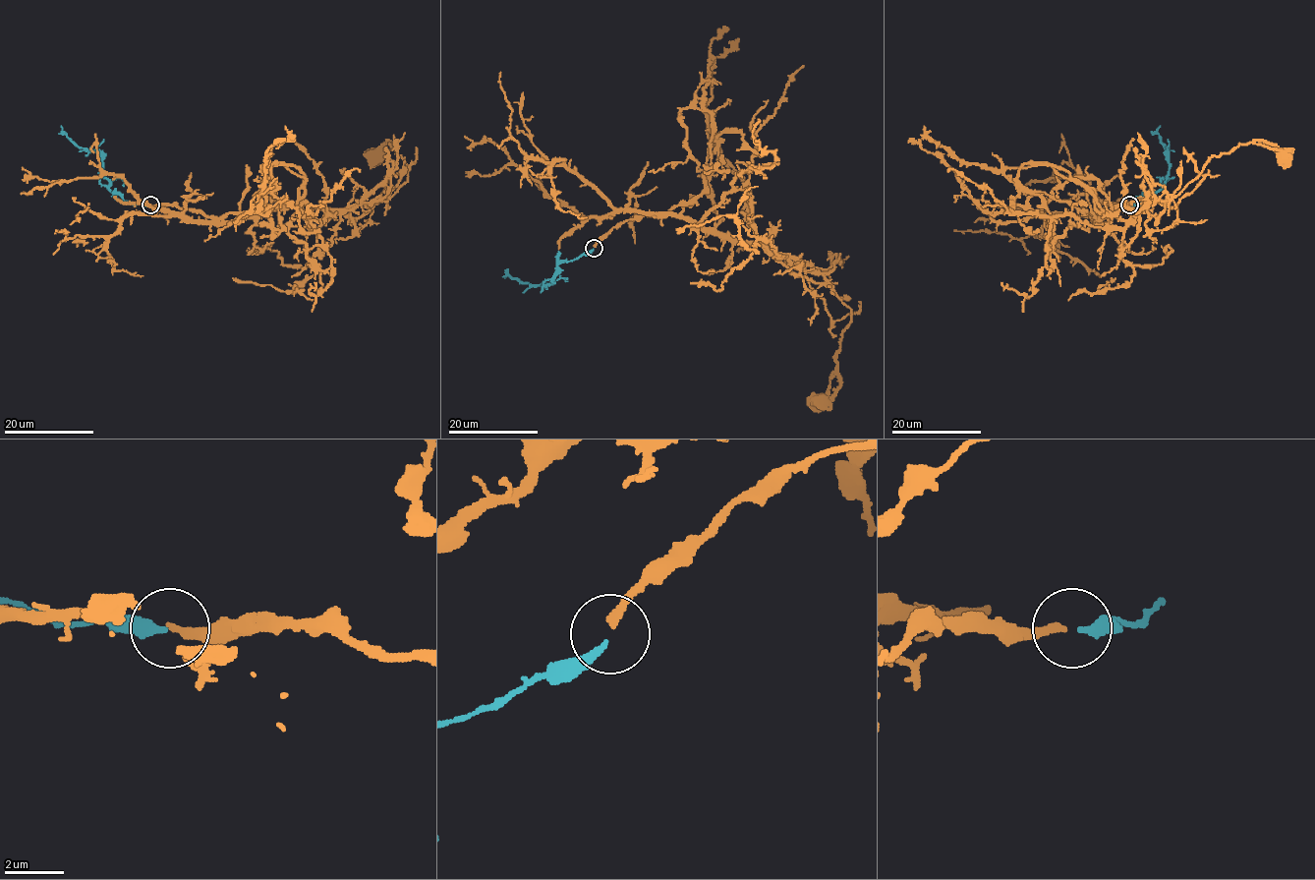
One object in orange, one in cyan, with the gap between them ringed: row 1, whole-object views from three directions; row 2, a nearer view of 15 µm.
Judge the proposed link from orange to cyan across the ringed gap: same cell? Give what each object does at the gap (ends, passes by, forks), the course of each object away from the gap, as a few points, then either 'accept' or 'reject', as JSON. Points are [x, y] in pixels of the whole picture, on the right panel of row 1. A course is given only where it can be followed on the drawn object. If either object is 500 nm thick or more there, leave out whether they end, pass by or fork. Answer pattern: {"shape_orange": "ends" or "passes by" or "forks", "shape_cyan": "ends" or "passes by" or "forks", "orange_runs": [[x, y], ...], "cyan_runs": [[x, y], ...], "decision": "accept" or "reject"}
{"shape_orange": "ends", "shape_cyan": "ends", "orange_runs": [[1128, 205], [1110, 205], [1097, 222], [1122, 205], [1170, 201], [1213, 155], [1240, 144], [1266, 141], [1286, 168]], "cyan_runs": [[1130, 205], [1140, 204], [1143, 194], [1154, 194], [1163, 187], [1169, 154], [1157, 131], [1160, 126]], "decision": "accept"}

